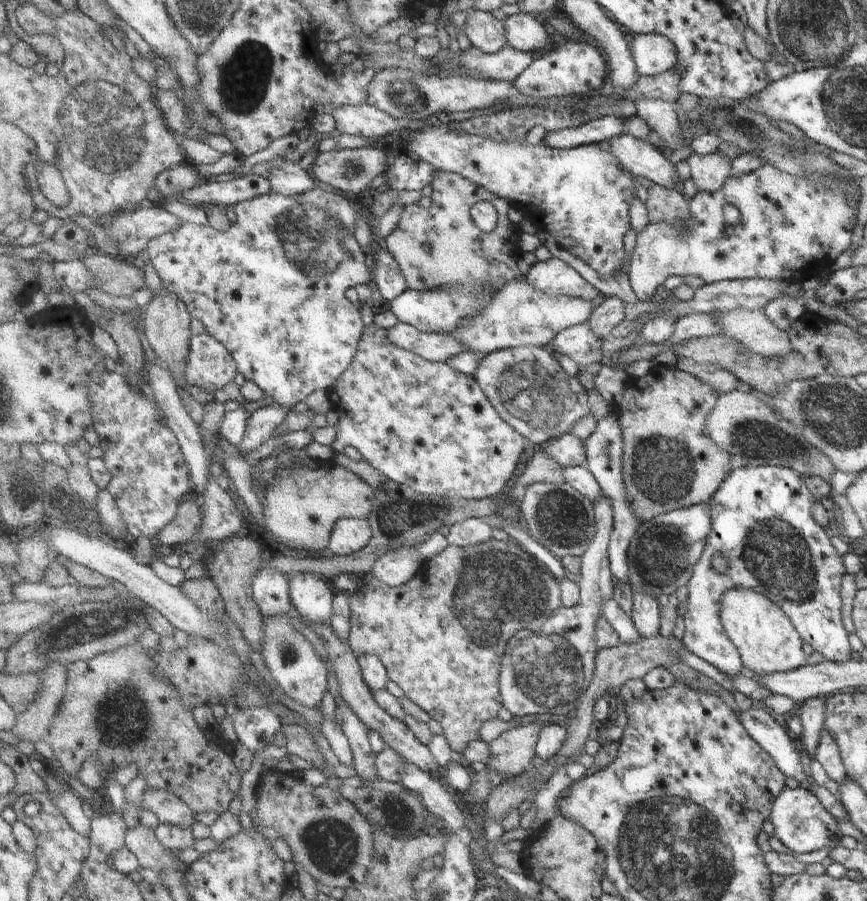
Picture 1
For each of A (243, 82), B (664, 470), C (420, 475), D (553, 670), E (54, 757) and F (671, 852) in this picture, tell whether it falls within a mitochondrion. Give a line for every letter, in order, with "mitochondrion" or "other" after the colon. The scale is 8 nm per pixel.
A: mitochondrion
B: mitochondrion
C: other
D: mitochondrion
E: other
F: mitochondrion

